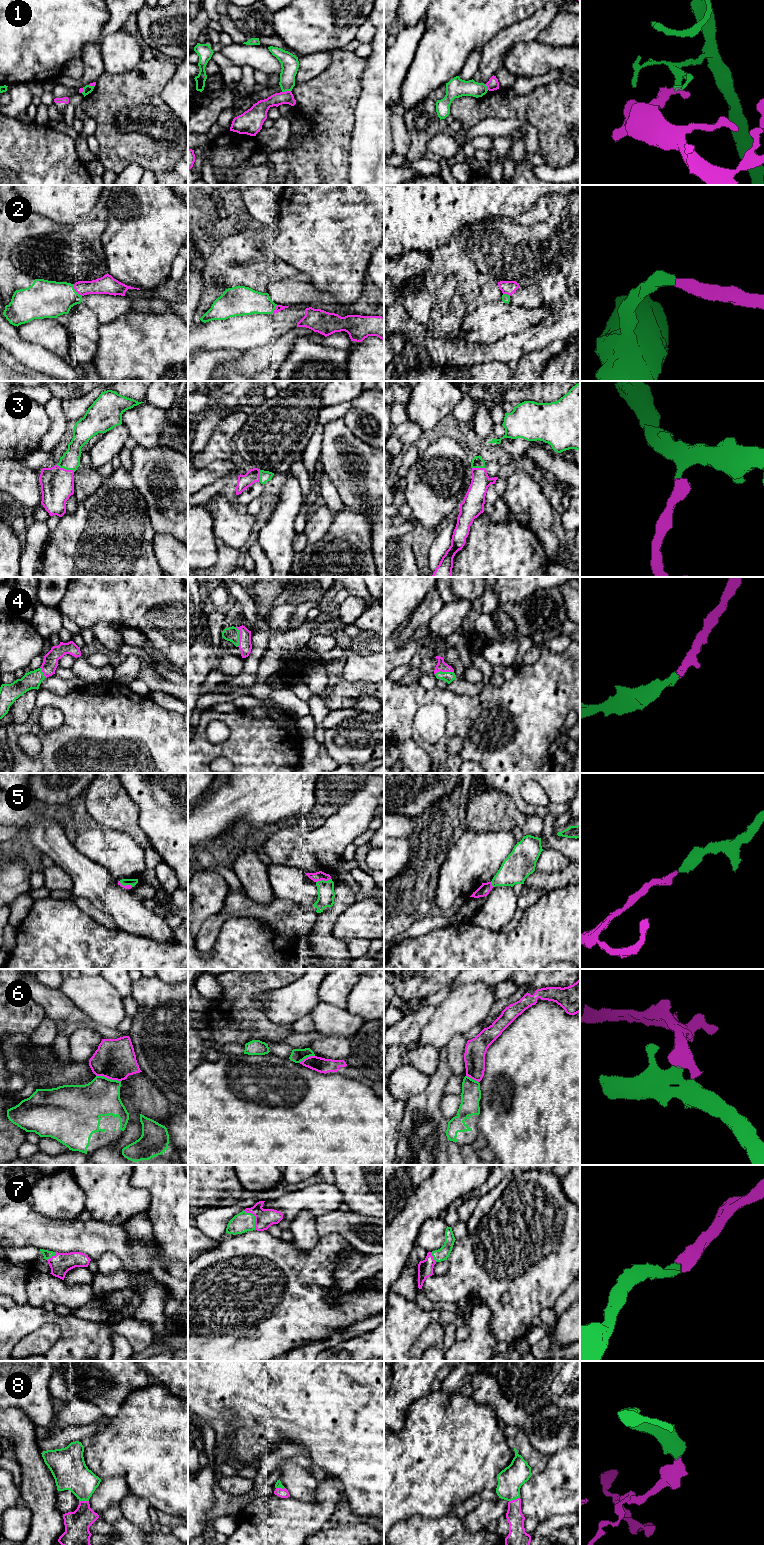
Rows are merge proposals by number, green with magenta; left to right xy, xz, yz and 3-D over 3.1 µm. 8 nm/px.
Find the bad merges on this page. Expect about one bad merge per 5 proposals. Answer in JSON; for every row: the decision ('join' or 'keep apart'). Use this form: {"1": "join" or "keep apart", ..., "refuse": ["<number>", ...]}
{"1": "keep apart", "2": "join", "3": "join", "4": "join", "5": "join", "6": "keep apart", "7": "join", "8": "join", "refuse": ["1", "6"]}

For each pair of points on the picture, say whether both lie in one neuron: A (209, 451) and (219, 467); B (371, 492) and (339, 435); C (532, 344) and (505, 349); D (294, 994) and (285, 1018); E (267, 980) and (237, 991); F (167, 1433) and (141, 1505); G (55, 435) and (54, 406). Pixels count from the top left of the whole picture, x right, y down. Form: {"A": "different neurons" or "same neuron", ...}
{"A": "different neurons", "B": "same neuron", "C": "same neuron", "D": "same neuron", "E": "same neuron", "F": "different neurons", "G": "same neuron"}

